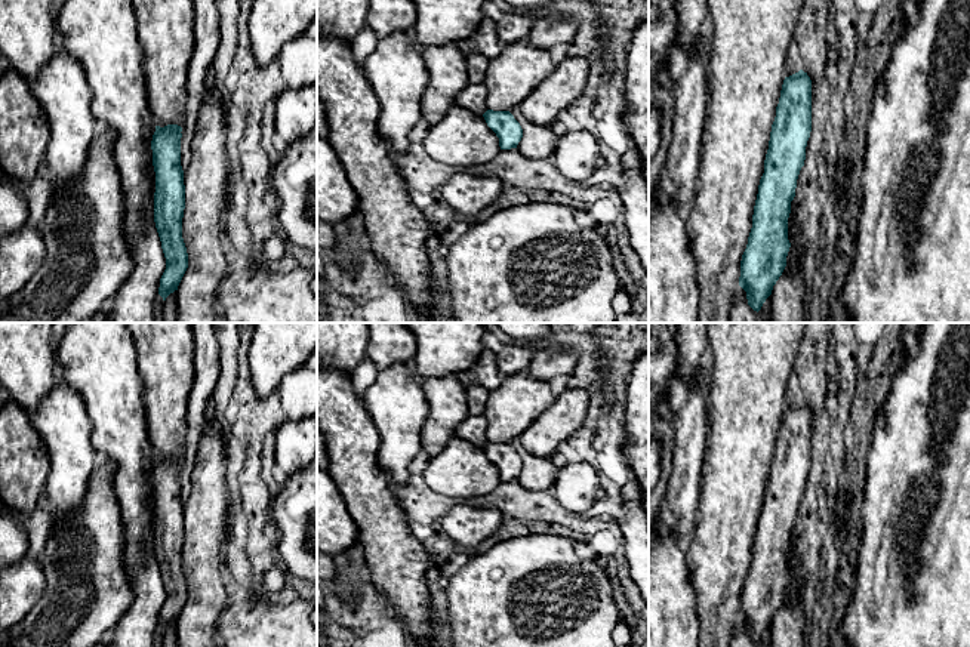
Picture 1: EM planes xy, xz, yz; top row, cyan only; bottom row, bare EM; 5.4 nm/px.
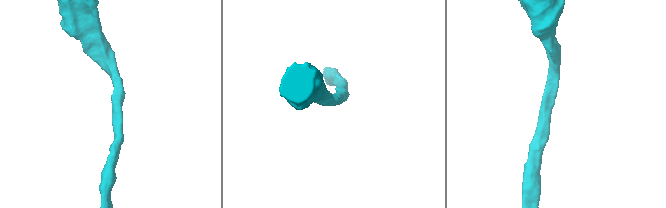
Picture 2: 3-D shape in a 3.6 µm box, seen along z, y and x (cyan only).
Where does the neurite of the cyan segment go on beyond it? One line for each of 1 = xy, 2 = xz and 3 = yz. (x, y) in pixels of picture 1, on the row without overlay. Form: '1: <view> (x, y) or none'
1: none
2: none
3: none

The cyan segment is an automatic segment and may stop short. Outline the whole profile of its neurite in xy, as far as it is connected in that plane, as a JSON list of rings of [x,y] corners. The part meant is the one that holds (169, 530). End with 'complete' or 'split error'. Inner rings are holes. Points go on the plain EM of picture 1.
[[[178,456],[155,457],[151,472],[155,503],[154,554],[166,589],[166,601],[158,619],[163,632],[178,622],[188,600],[188,585],[182,570],[185,517],[181,497],[181,463],[182,459]]] | complete

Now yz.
[[[800,401],[785,409],[772,456],[752,560],[740,592],[739,617],[760,643],[786,598],[788,549],[812,463],[812,412]]] | complete

